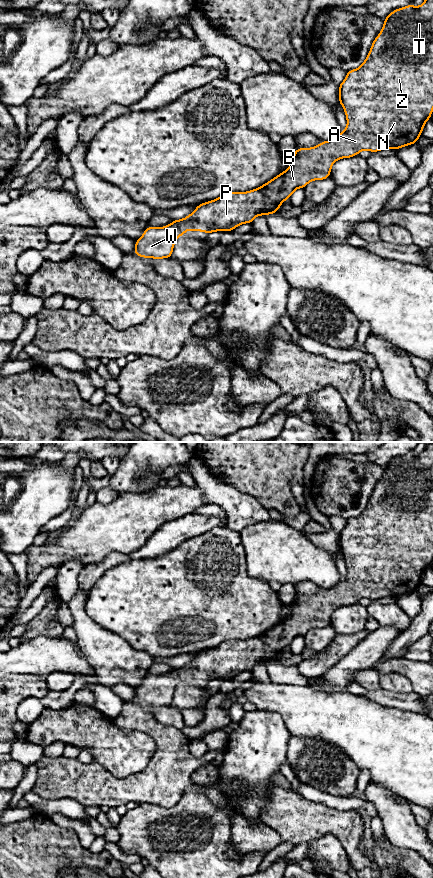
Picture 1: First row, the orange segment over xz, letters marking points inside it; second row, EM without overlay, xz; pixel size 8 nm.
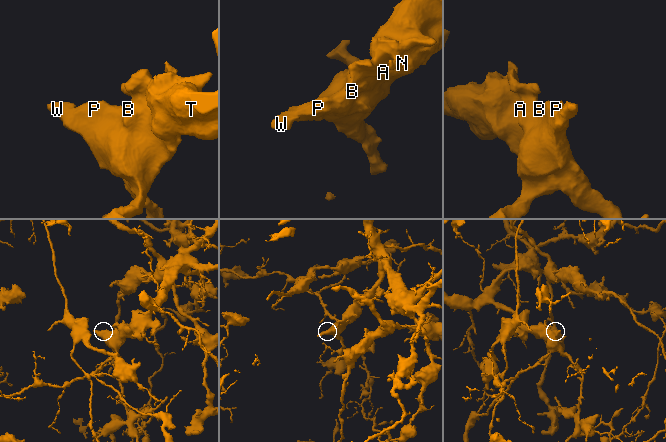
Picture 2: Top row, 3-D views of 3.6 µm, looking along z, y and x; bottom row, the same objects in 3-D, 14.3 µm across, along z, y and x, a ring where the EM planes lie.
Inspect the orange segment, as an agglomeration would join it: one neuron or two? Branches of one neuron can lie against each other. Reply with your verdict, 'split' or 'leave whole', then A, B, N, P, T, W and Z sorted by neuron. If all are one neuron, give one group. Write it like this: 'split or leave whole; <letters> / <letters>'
leave whole; A B N P T W Z

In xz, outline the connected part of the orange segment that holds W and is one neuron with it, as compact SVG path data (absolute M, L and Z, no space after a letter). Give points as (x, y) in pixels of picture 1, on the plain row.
M426 442L424 451L418 455L412 452L393 458L384 467L381 480L373 489L369 502L361 514L347 519L345 528L339 533L339 551L343 554L346 577L335 587L323 589L312 596L296 597L291 614L261 635L248 640L230 640L215 648L199 652L187 665L174 668L165 675L147 675L143 684L135 690L134 702L143 706L170 706L175 689L187 678L212 681L232 679L237 674L252 671L255 665L277 661L280 653L298 636L304 636L312 628L324 628L330 625L334 610L341 606L358 603L362 598L377 600L415 592L421 584L423 575L431 566L433 559L433 442Z

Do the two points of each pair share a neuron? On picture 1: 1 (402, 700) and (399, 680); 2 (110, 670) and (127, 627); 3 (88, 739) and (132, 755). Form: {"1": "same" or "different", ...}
{"1": "different", "2": "different", "3": "same"}

